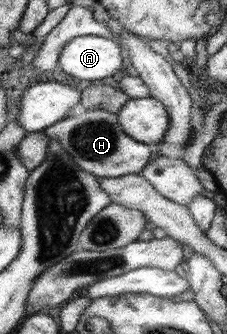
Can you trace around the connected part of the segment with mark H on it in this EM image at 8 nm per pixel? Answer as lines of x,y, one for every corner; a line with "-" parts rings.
84,109
78,116
64,117
46,133
62,145
80,169
97,178
140,174
150,162
150,147
128,137
120,127
117,113
104,109

